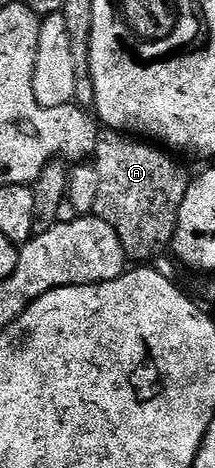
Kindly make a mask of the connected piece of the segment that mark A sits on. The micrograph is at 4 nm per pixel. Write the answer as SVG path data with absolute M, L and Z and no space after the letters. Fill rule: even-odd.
M106 128L98 135L92 155L92 165L100 172L94 214L120 236L127 259L134 261L135 258L138 261L135 263L153 263L174 245L180 204L184 204L192 178L173 157L177 158L149 141L123 134L120 130Z

